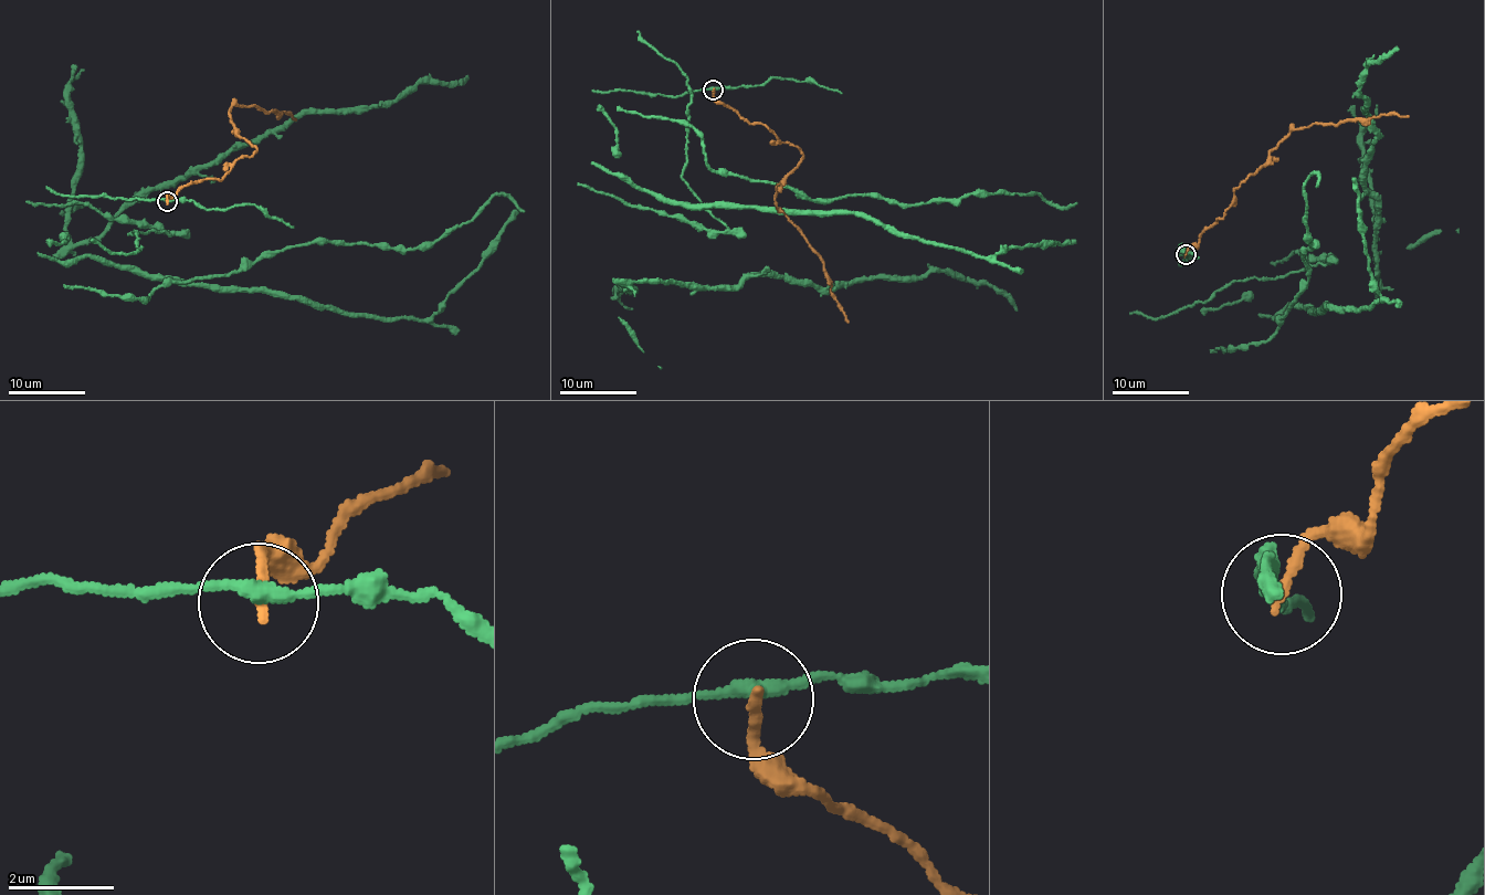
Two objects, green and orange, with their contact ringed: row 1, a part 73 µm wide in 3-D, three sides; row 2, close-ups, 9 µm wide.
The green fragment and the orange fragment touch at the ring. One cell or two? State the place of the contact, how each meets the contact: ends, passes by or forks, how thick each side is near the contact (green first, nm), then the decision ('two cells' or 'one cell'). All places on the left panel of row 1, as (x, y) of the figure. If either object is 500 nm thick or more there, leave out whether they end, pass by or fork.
place (167, 201); green passes by; orange ends; calibres 240 and 200 nm; two cells

